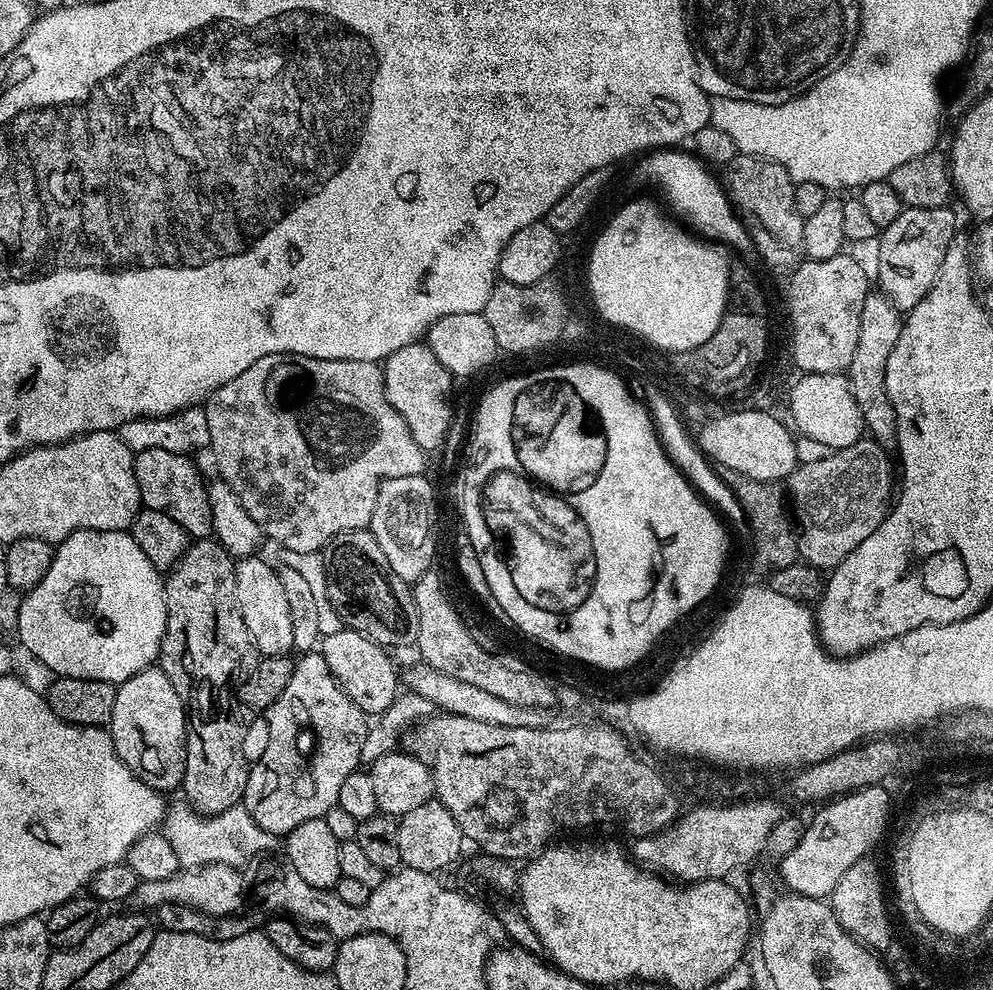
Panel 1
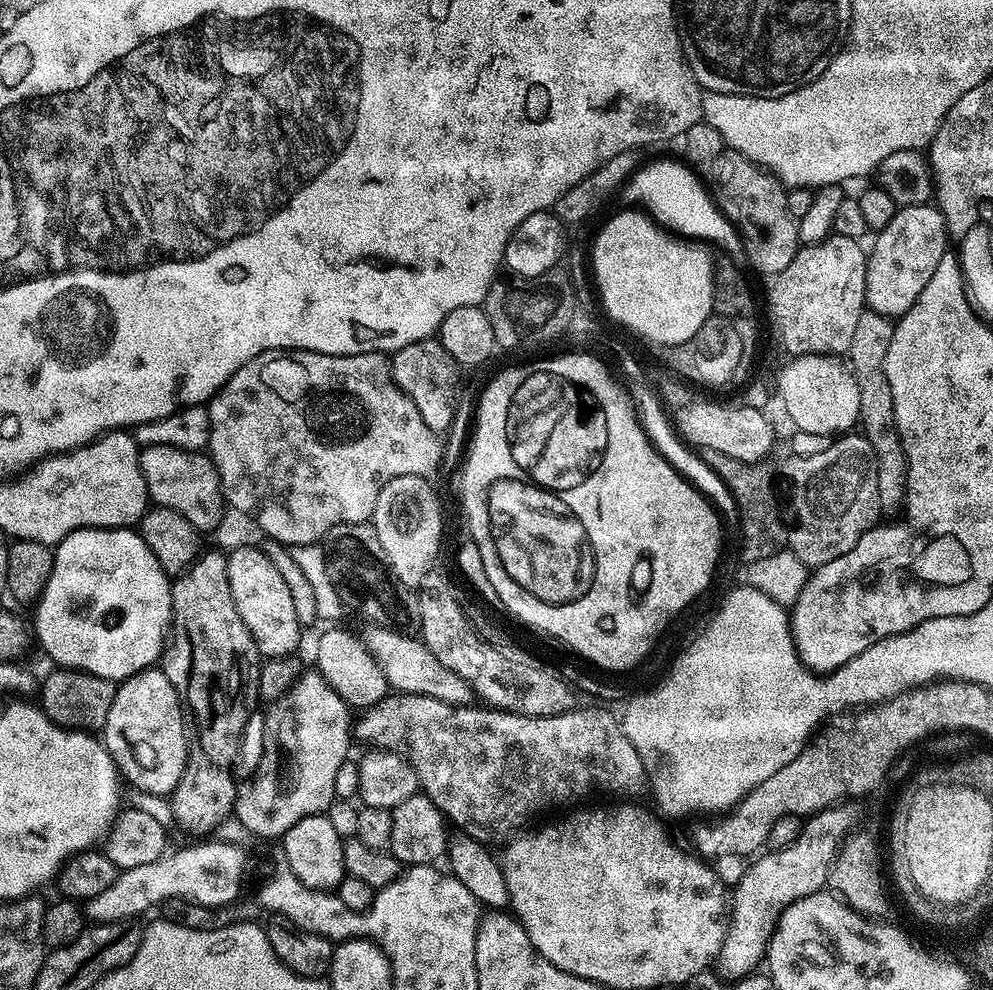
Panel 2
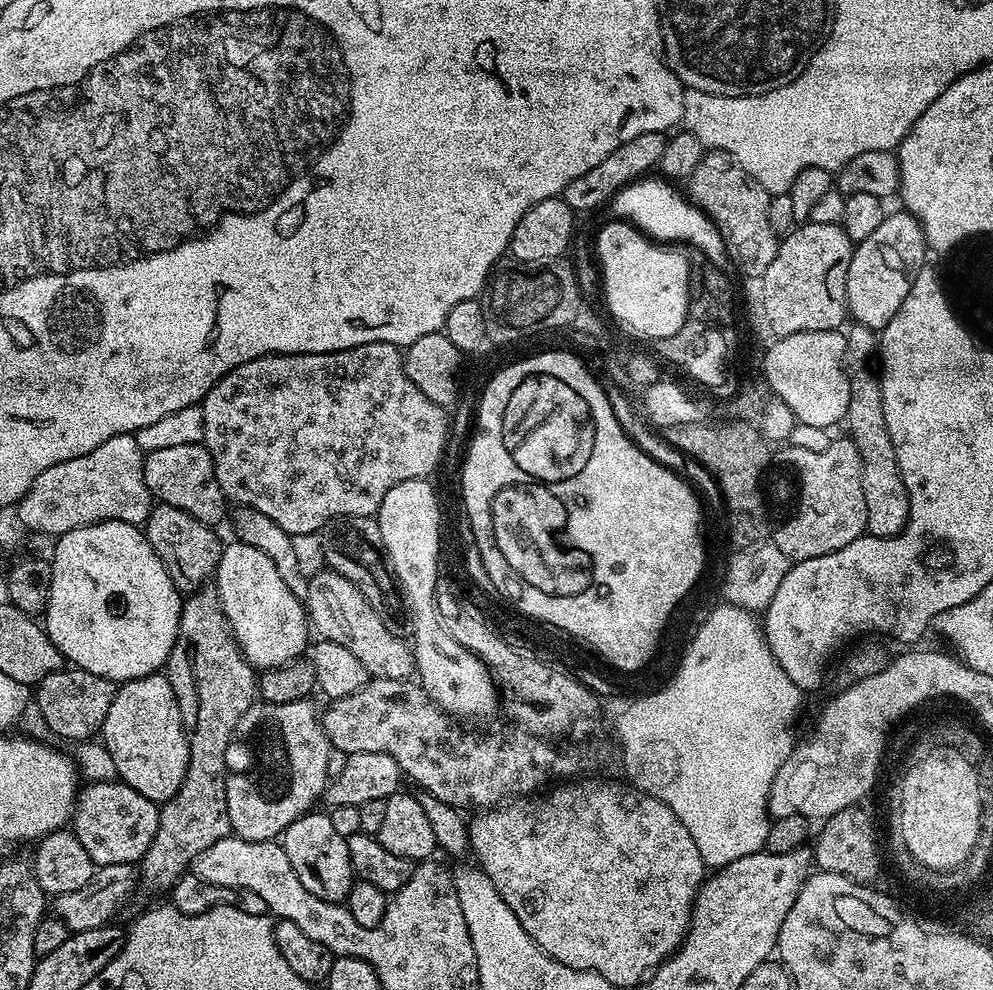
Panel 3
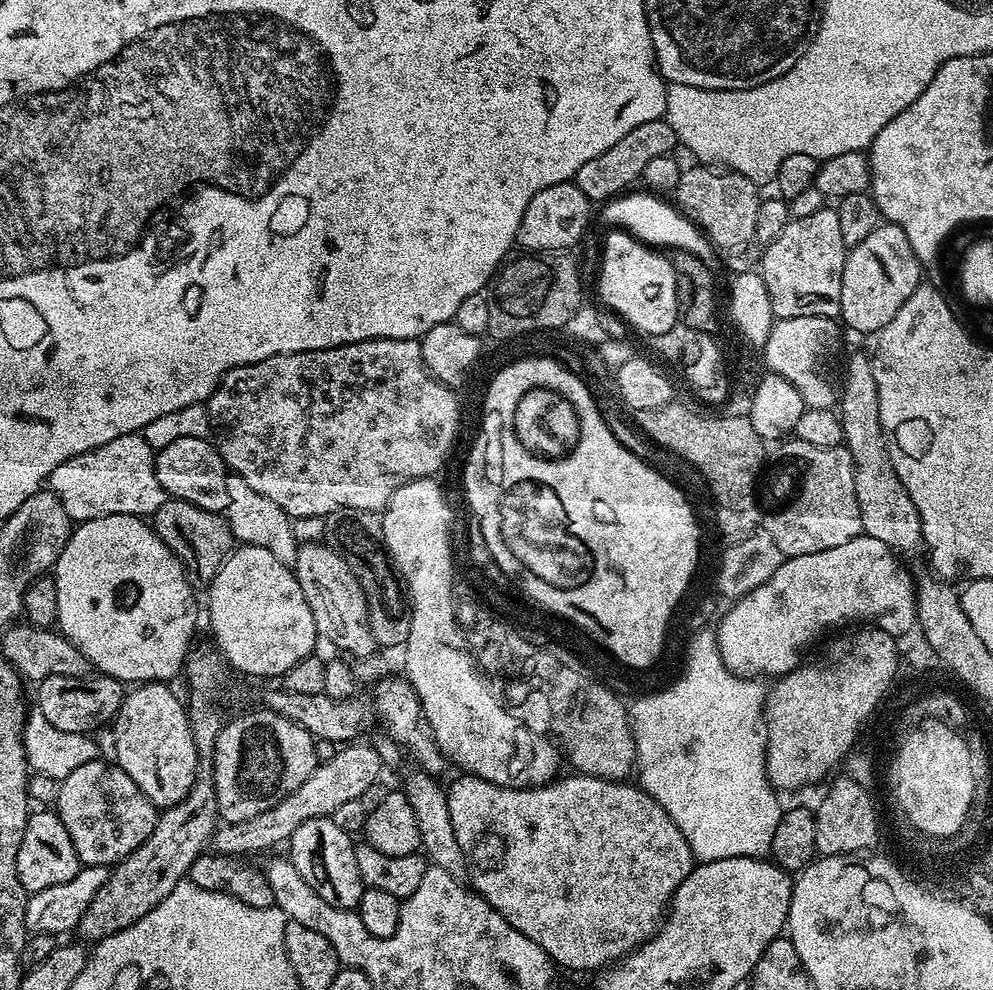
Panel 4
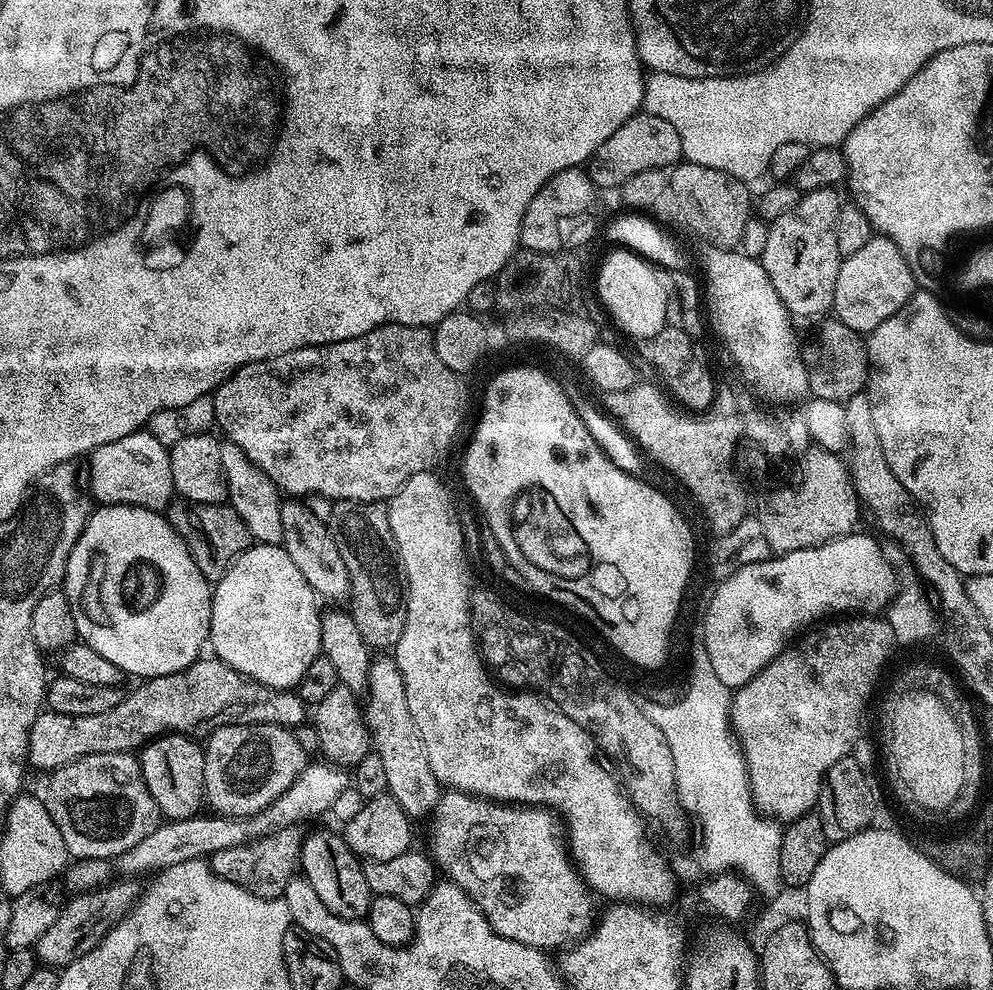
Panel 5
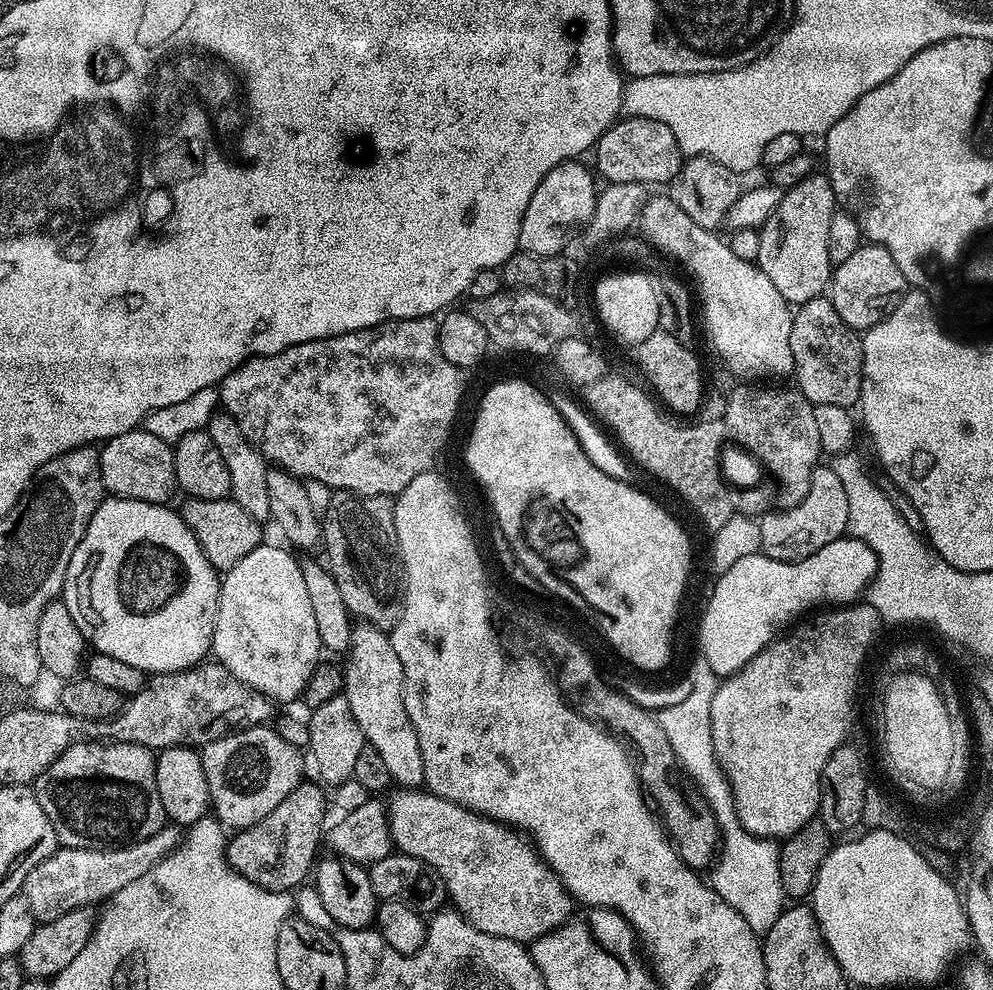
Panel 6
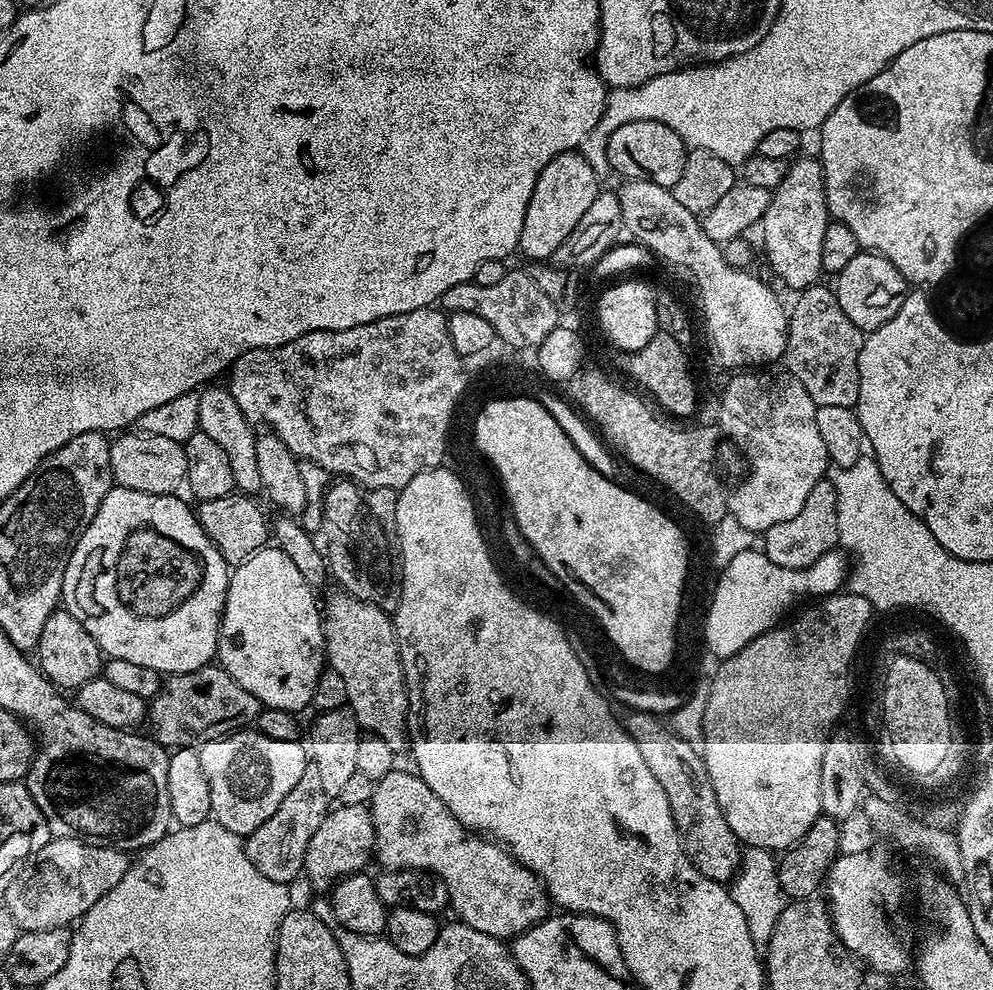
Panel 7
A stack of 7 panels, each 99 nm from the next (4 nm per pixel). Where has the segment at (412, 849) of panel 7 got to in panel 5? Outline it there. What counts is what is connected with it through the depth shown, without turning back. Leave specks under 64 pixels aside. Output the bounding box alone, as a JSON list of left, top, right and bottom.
[431,790,596,950]

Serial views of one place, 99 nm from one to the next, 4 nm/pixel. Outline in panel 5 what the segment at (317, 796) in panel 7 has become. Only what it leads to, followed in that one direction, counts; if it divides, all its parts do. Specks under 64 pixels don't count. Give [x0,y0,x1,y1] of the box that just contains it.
[210,827,302,900]

